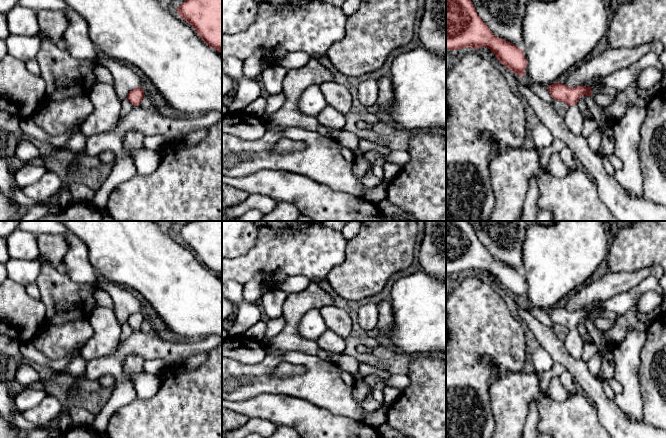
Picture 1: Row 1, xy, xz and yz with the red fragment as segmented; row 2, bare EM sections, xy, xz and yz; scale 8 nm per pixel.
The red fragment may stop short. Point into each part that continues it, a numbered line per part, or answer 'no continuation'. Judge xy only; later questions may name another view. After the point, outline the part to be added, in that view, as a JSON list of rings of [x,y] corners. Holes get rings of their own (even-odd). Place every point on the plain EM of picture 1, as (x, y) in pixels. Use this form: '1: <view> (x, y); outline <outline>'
1: xy (150, 347); outline [[[140,330],[125,341],[120,342],[113,355],[92,359],[87,363],[84,377],[89,380],[99,380],[103,375],[114,377],[114,389],[105,406],[96,414],[91,426],[99,434],[106,432],[109,419],[122,406],[138,398],[133,383],[123,374],[122,362],[128,355],[140,355],[145,360],[163,359],[170,364],[185,361],[188,357],[222,344],[222,337],[211,335],[197,340],[166,341],[157,335],[148,335]]]

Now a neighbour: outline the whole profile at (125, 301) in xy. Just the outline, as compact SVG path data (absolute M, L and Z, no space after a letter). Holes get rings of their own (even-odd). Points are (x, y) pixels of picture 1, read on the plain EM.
M99 278L98 284L111 297L114 304L114 314L121 325L127 322L128 317L132 313L141 310L140 301L135 292L103 278Z

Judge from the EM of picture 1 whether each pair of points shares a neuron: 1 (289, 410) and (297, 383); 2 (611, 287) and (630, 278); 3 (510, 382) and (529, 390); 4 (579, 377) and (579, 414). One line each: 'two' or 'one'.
1: two
2: one
3: one
4: two

